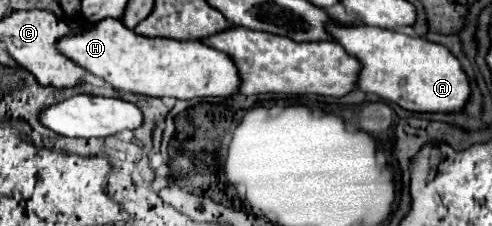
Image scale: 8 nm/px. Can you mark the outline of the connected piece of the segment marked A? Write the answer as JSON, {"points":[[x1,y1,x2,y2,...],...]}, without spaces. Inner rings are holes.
{"points":[[332,25,330,33,350,55,362,61,364,69,360,73,358,89,364,93,376,93,412,113,460,113,470,101,472,87,468,75,444,45,368,25]]}

